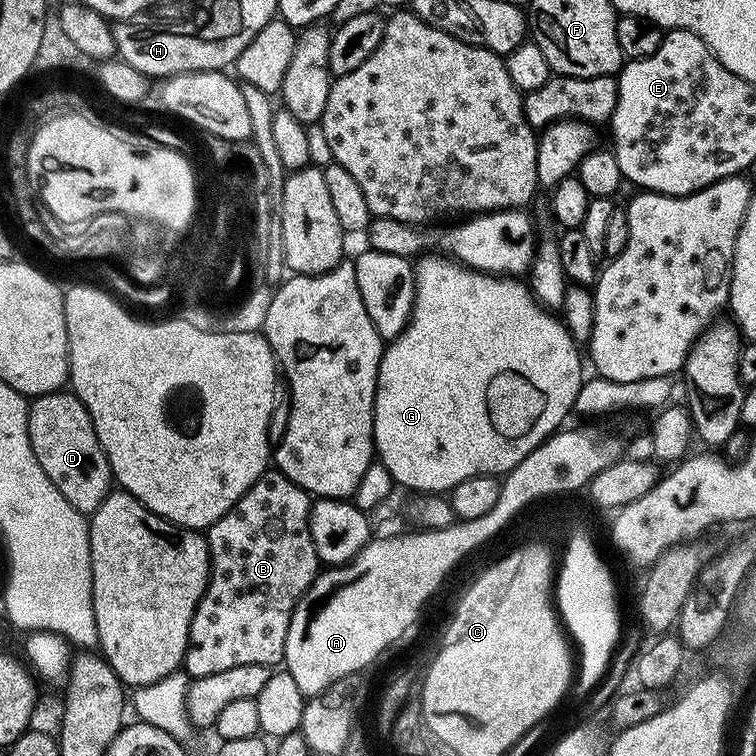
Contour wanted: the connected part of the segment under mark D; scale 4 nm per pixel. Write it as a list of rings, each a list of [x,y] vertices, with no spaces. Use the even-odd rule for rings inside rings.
[[[61,390],[35,397],[28,405],[28,433],[38,466],[42,466],[46,478],[58,486],[62,498],[79,512],[90,514],[98,510],[100,503],[113,491],[114,477],[98,442],[94,422],[76,393]]]

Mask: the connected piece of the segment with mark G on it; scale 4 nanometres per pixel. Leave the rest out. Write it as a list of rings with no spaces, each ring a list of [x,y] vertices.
[[[444,254],[421,255],[415,261],[414,275],[416,297],[412,302],[412,316],[404,328],[404,333],[385,347],[384,356],[380,360],[380,373],[376,379],[376,402],[372,405],[372,438],[379,463],[384,464],[386,470],[390,470],[393,481],[399,487],[401,484],[404,488],[413,488],[411,491],[416,494],[448,494],[466,479],[474,479],[475,476],[496,478],[508,473],[511,468],[518,466],[518,462],[522,462],[522,458],[526,458],[526,454],[530,454],[565,423],[563,420],[573,411],[582,383],[580,350],[568,333],[563,319],[543,308],[523,279],[507,274],[477,272],[475,268]]]

